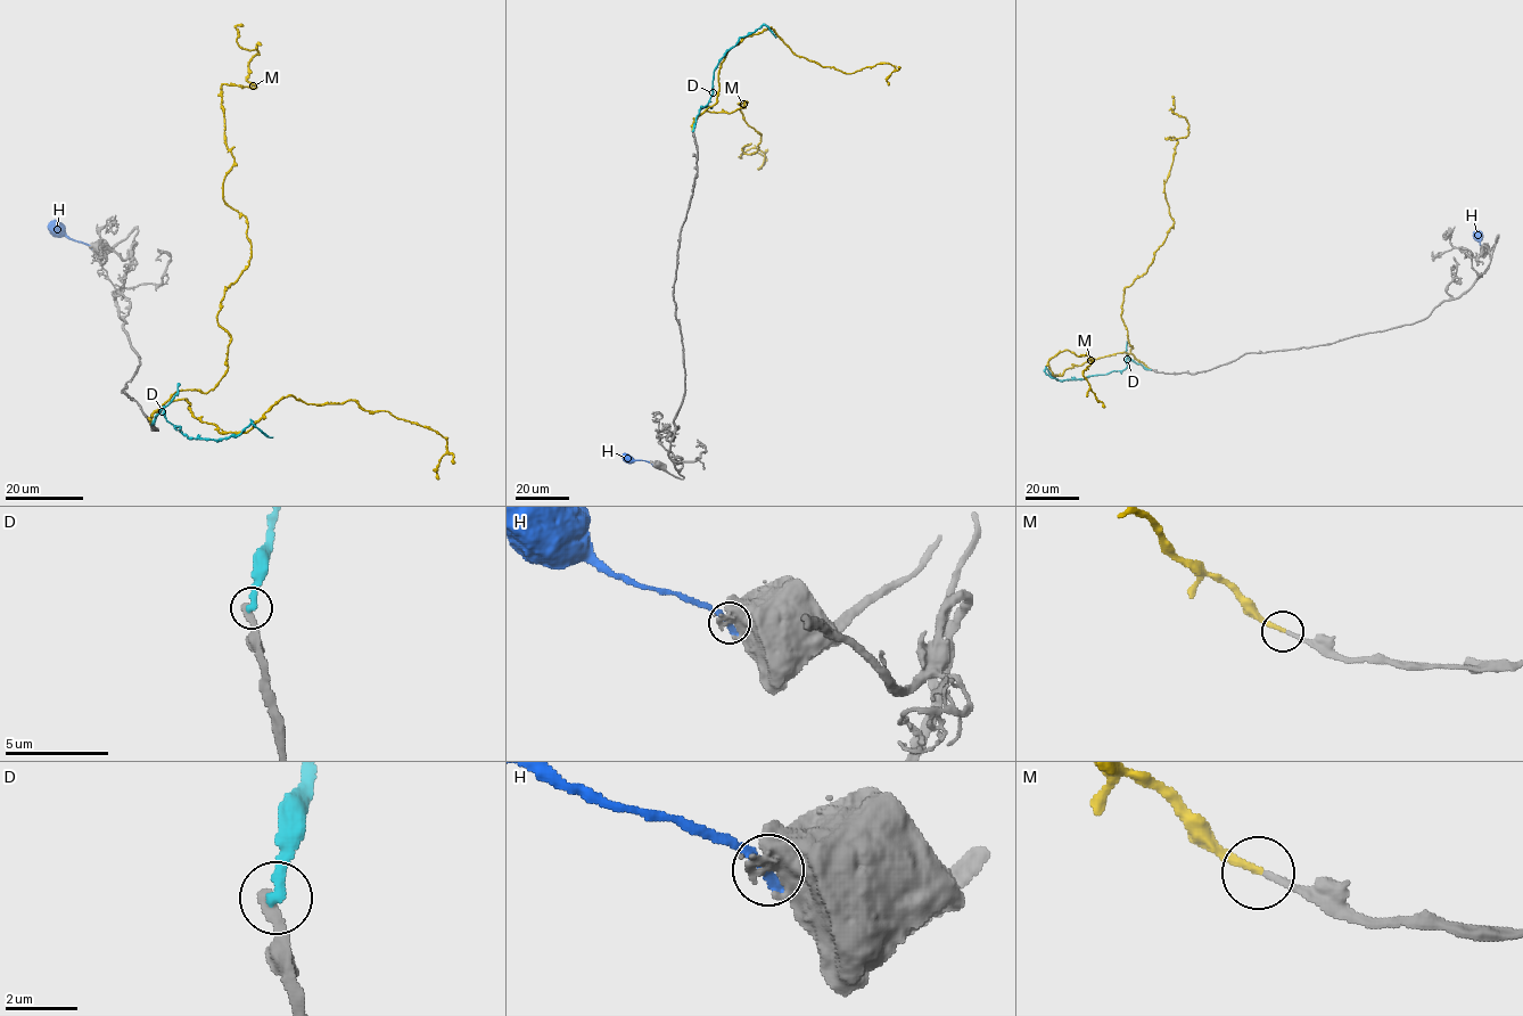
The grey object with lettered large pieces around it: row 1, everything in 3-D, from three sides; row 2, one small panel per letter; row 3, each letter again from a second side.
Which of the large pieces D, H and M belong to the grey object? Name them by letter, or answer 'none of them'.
M

